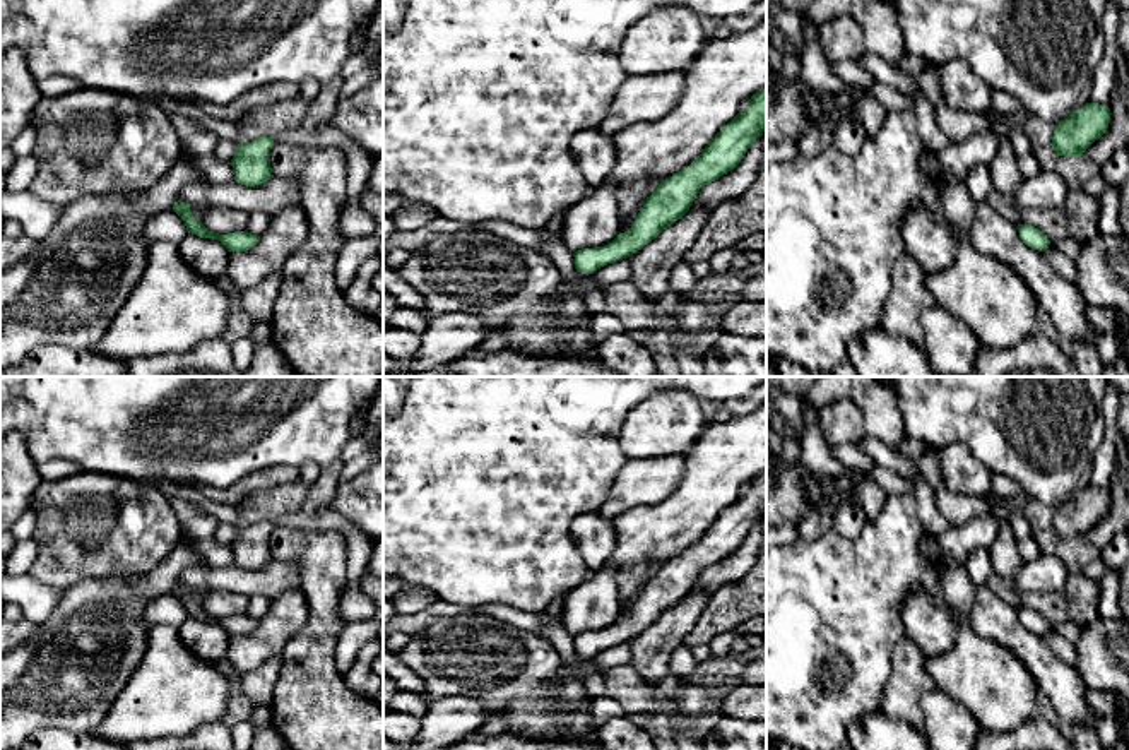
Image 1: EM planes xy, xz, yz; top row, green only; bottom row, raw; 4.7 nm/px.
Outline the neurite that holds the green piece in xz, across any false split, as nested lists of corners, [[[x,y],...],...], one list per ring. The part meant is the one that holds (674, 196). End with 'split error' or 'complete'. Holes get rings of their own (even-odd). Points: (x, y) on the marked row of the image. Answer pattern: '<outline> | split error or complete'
[[[766,87],[751,96],[748,108],[724,125],[689,166],[659,183],[628,231],[604,247],[575,252],[575,269],[594,274],[641,250],[689,211],[701,187],[732,171],[765,130]]] | complete

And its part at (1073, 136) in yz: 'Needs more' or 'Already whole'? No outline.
Already whole

